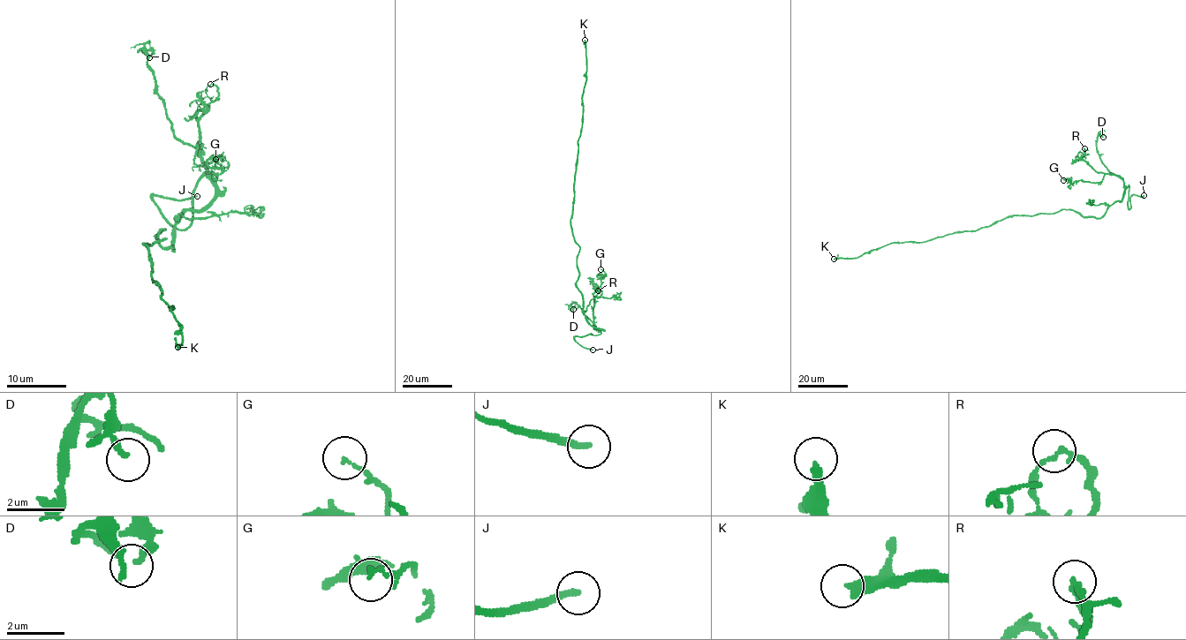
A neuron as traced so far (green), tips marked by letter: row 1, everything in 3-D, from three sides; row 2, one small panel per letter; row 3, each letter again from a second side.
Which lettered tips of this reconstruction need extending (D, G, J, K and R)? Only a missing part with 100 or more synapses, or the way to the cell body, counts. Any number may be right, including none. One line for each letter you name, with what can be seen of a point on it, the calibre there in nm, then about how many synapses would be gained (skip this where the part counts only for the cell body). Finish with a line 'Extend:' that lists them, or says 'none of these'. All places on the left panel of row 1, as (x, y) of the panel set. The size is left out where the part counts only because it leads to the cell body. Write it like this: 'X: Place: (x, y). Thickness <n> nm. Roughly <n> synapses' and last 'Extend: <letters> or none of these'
J: Place: (197, 196). Thickness 240 nm
K: Place: (177, 347). Thickness 320 nm. Roughly 350 synapses
Extend: J, K

